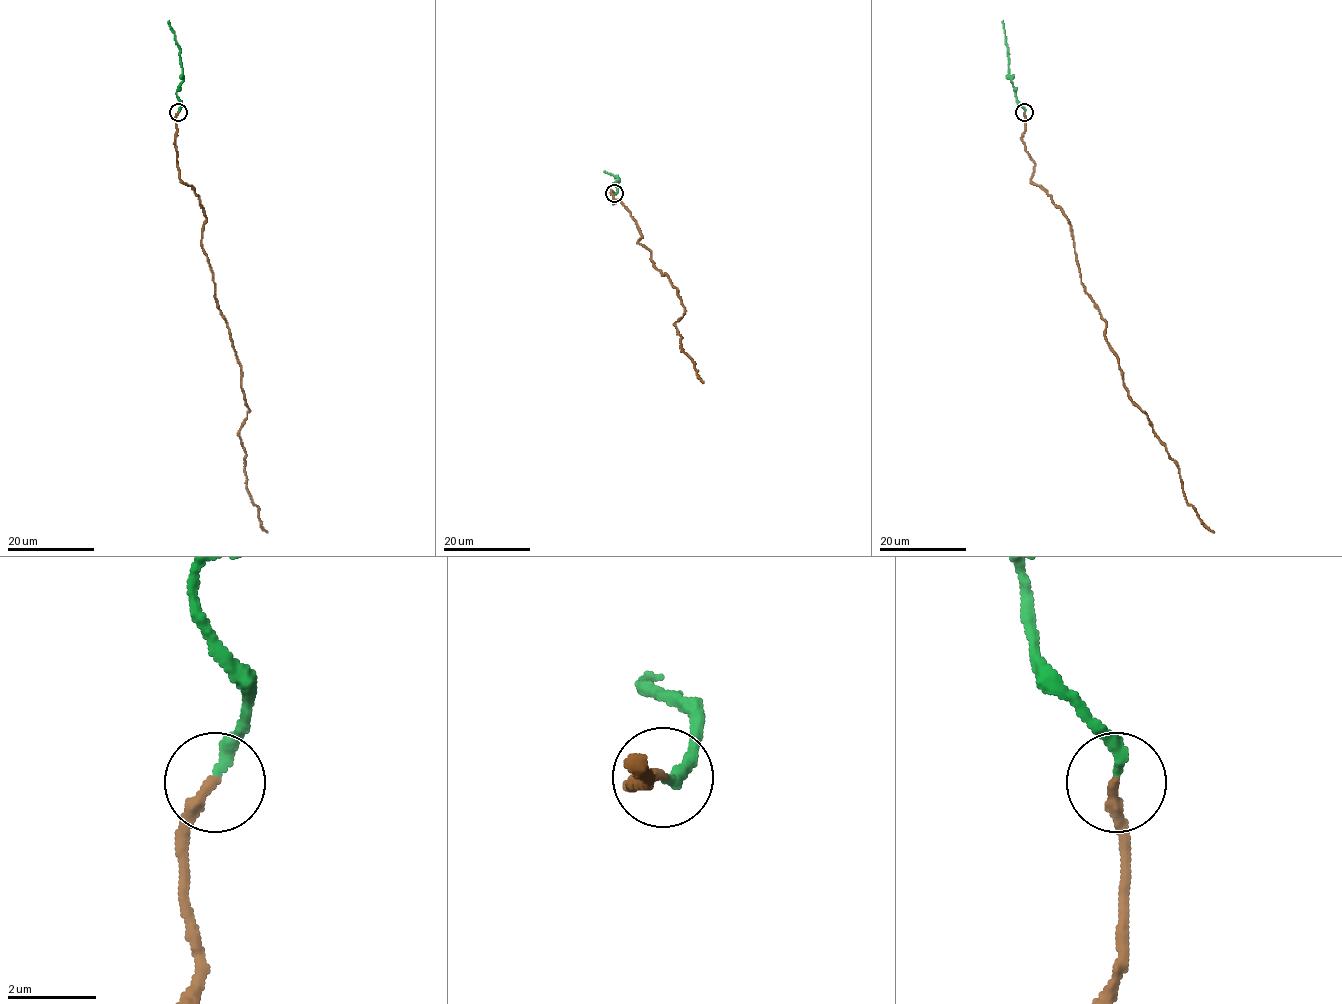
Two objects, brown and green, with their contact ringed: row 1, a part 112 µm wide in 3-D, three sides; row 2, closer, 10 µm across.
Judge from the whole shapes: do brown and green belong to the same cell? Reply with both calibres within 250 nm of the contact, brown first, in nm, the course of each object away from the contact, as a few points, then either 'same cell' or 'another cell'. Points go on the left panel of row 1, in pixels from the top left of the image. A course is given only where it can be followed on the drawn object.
calibres 280 and 280 nm; course brown (179, 112), (179, 177), (199, 197), (206, 218), (201, 246), (249, 411), (239, 433), (246, 488), (267, 532); course green (179, 111), (181, 102), (176, 90), (183, 74), (180, 47), (169, 20); same cell

